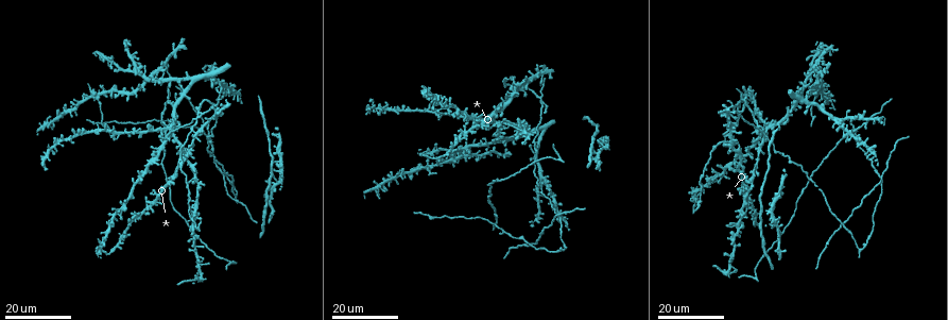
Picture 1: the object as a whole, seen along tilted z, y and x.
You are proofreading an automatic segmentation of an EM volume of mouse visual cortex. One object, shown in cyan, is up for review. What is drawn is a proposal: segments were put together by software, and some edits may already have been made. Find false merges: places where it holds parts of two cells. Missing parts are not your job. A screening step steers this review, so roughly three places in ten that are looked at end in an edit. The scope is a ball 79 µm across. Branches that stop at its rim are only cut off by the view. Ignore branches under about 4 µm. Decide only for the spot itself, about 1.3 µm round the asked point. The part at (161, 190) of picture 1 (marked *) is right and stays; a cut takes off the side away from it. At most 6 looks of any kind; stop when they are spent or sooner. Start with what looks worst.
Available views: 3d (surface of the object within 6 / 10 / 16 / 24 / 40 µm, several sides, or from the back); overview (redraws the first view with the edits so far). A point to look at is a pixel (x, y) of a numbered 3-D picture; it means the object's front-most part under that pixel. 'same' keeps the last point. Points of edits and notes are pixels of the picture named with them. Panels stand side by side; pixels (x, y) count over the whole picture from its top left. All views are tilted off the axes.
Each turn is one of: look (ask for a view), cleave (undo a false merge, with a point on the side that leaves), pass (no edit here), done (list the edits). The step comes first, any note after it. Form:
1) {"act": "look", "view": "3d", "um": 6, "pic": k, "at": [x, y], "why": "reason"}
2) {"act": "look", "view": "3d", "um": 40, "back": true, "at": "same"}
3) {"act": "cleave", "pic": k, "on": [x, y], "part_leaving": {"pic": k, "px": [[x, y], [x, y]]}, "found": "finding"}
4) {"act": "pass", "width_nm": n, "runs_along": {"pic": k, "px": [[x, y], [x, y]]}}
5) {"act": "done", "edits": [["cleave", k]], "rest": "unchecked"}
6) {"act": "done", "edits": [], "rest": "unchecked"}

{"act": "look", "view": "3d", "um": 16, "pic": 1, "at": [754, 114], "why": "arms part here"}

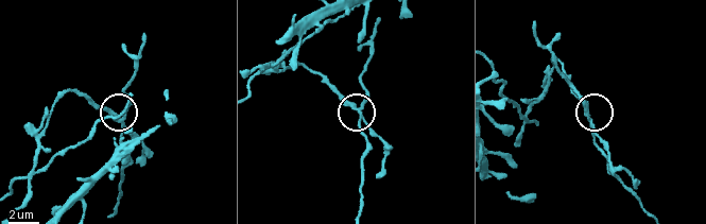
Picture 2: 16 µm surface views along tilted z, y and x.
{"act": "look", "view": "3d", "um": 6, "pic": 2, "at": [589, 113], "why": "zoom in"}

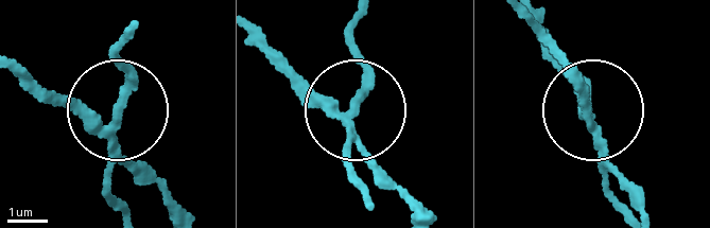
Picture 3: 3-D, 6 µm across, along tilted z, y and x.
{"act": "cleave", "pic": 3, "on": [135, 170], "arms": 3, "part_leaving": {"pic": 3, "px": [[108, 138], [22, 75]]}, "found": "two cells meet here"}

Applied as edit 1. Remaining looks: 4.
{"act": "look", "view": "3d", "um": 16, "pic": 1, "at": [421, 168]}

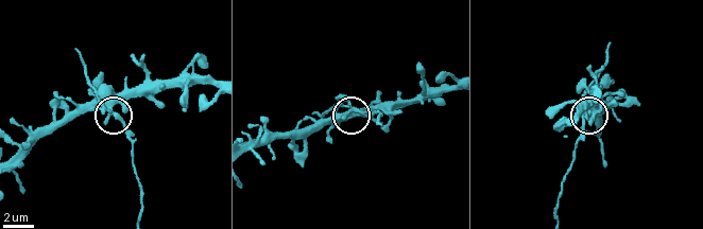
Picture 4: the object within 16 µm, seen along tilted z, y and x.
{"act": "look", "view": "3d", "um": 10, "pic": 4, "at": [114, 115], "why": "zoom in"}

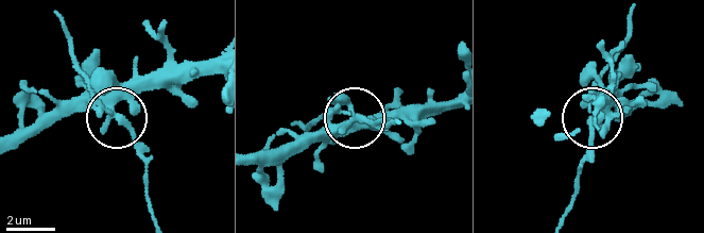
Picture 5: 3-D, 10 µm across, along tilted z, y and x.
{"act": "cleave", "pic": 5, "on": [131, 122], "side_arm_um": 13, "part_leaving": {"pic": 5, "px": [[104, 109], [134, 142], [155, 219]]}, "found": "a second cell is stuck on"}

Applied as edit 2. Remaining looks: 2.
{"act": "done", "edits": [["cleave", 3], ["cleave", 5]], "rest": "unchecked"}

